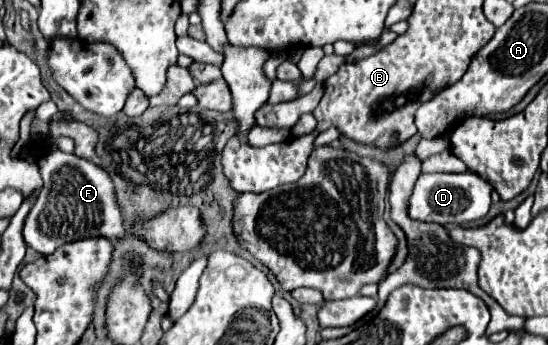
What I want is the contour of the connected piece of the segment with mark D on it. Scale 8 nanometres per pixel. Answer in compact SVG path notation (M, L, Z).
M472 171L464 173L422 173L414 185L414 191L410 195L408 203L408 215L416 221L426 223L468 223L486 217L490 209L490 193L492 185L484 181L480 175Z

